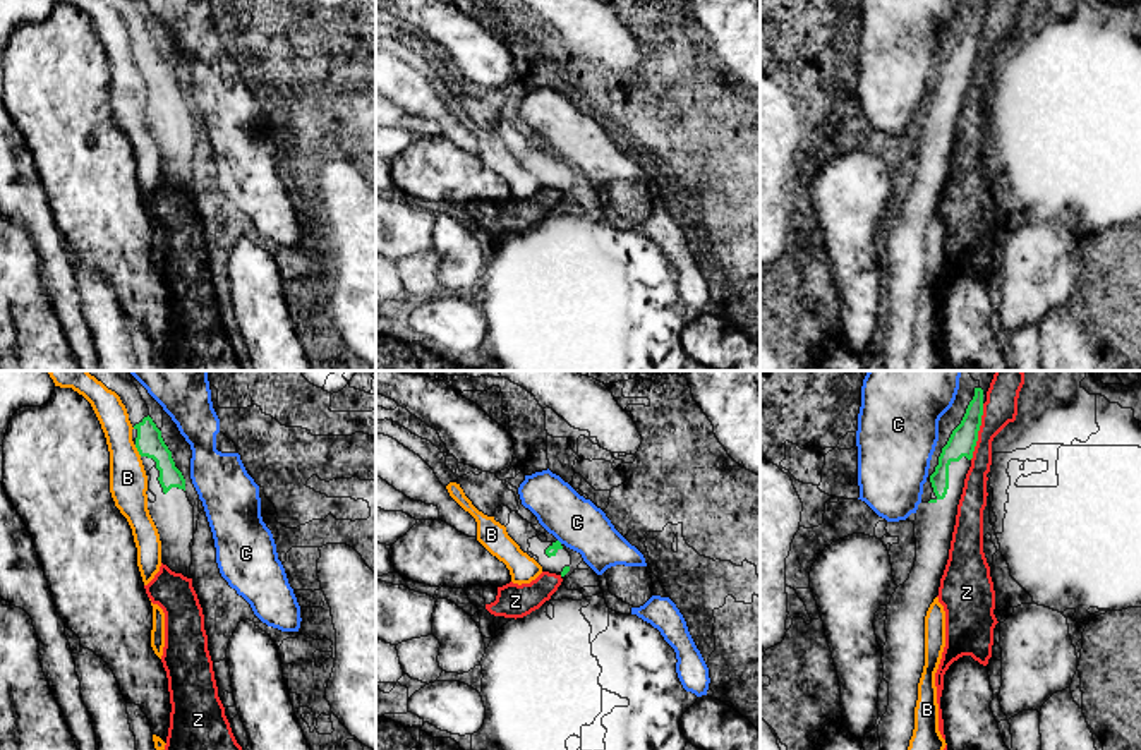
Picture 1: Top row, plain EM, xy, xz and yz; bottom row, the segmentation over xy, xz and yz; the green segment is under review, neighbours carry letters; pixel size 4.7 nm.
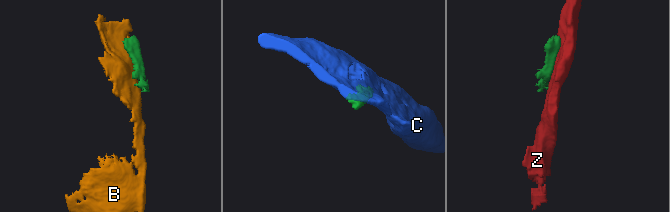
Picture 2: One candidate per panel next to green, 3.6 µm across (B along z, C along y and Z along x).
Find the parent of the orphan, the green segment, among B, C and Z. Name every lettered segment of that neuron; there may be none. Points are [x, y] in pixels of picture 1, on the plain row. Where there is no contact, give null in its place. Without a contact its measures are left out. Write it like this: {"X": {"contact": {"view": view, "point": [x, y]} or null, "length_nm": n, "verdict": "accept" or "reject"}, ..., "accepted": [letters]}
{"B": {"contact": {"view": "xy", "point": [138, 66]}, "length_nm": 70, "verdict": "reject"}, "C": {"contact": null, "verdict": "reject"}, "Z": {"contact": {"view": "yz", "point": [978, 45]}, "length_nm": 280, "verdict": "reject"}, "accepted": []}

